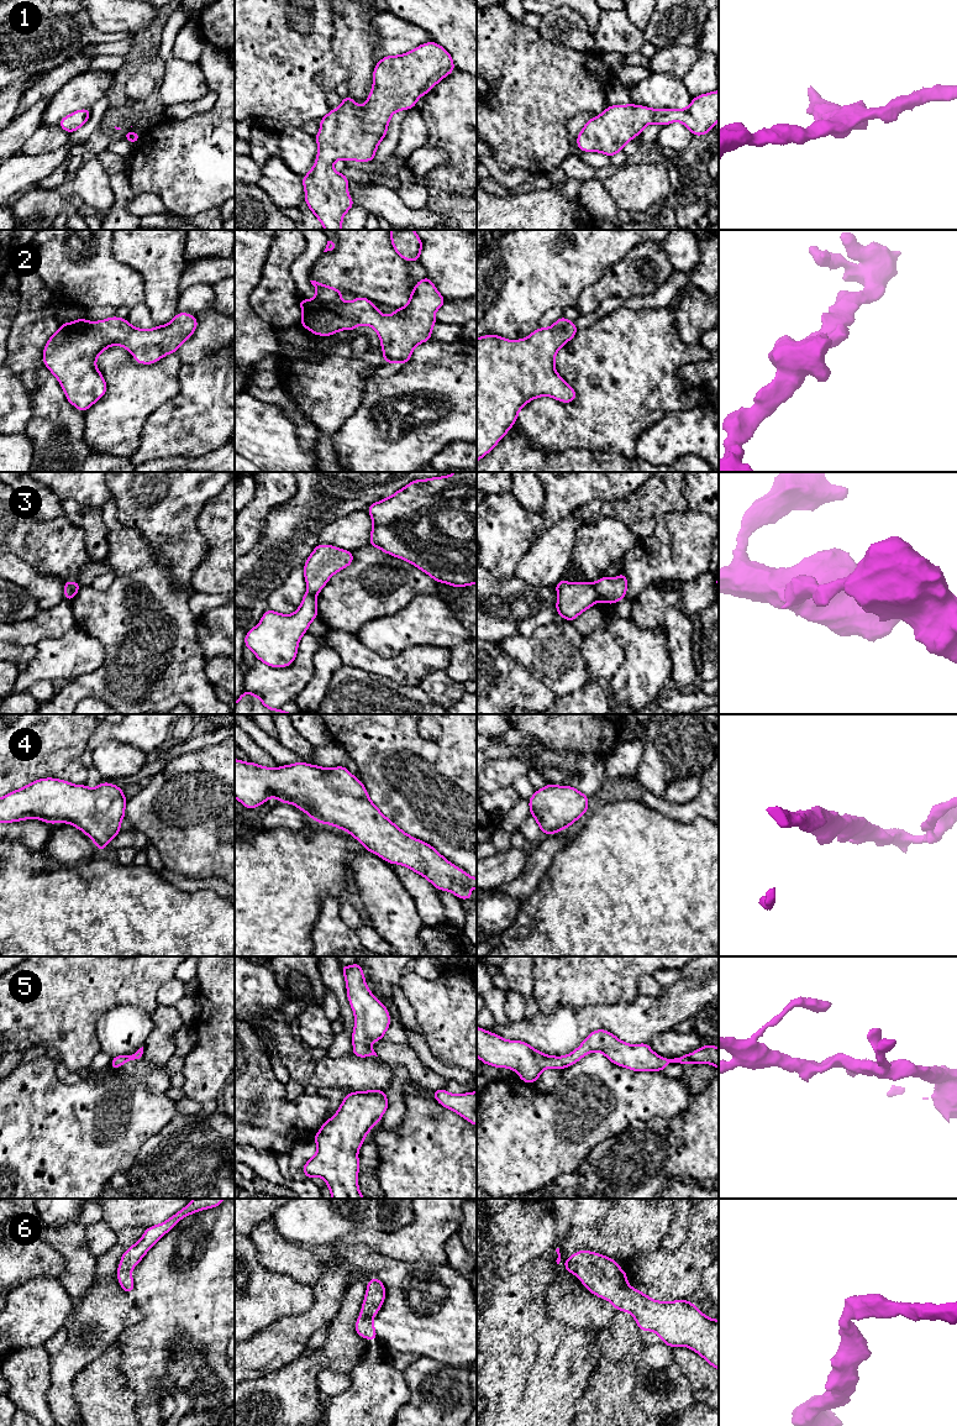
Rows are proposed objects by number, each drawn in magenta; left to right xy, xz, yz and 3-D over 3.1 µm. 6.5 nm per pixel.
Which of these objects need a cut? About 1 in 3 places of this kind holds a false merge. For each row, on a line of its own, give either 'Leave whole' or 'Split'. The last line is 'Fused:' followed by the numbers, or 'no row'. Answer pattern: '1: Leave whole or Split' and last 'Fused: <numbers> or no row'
1: Leave whole
2: Leave whole
3: Split
4: Leave whole
5: Leave whole
6: Leave whole
Fused: 3

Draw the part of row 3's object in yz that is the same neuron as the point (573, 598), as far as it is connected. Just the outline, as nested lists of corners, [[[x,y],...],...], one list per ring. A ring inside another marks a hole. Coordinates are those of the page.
[[[561,580],[554,588],[558,593],[556,610],[569,622],[573,622],[580,613],[599,601],[595,583],[590,581],[570,583],[566,580]]]

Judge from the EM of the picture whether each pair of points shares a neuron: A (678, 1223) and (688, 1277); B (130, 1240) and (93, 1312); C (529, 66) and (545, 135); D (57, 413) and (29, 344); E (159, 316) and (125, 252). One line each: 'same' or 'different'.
A: different
B: same
C: same
D: same
E: same

